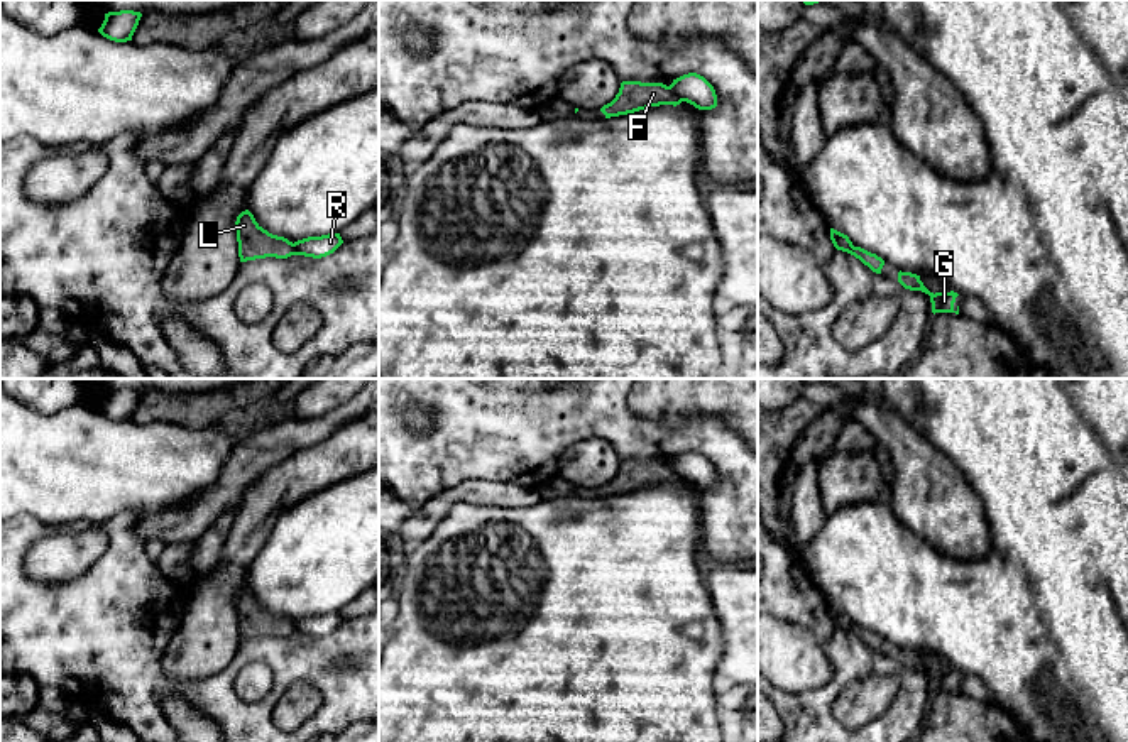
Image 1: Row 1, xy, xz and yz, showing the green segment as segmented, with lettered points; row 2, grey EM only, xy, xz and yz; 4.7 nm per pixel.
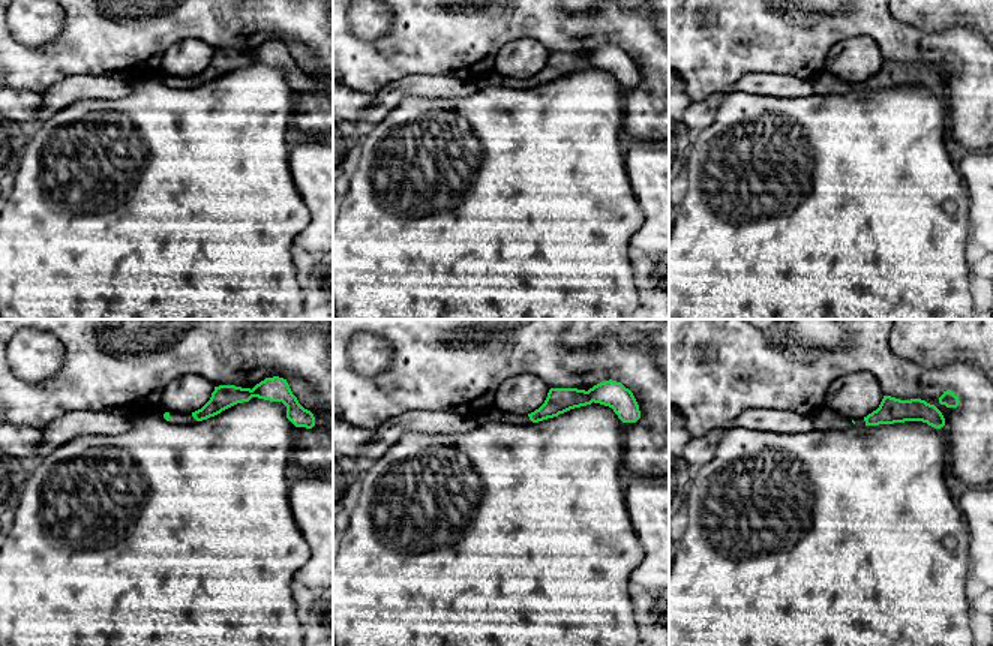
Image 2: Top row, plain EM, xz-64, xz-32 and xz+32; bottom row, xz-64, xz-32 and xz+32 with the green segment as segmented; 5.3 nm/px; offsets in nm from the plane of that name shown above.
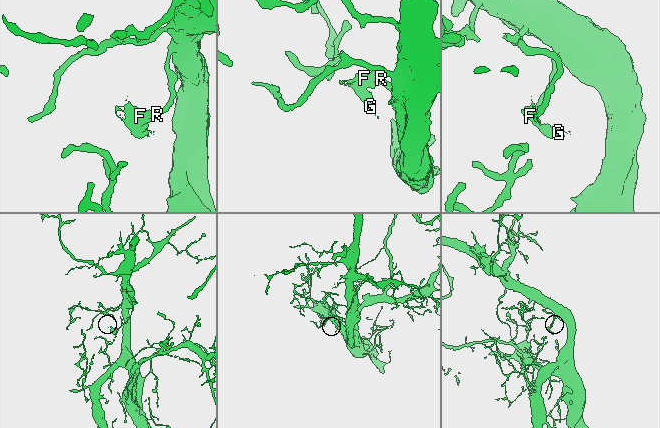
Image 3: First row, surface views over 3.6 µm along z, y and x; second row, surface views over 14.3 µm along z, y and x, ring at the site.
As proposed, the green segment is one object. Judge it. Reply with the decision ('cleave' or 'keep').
cleave

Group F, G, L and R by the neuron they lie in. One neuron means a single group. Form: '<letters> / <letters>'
F G L / R

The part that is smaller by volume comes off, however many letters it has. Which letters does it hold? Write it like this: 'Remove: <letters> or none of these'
Remove: F, G, L

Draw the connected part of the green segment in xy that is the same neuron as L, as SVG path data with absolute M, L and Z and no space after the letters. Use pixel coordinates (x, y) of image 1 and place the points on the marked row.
M249 210L237 216L235 230L240 262L266 257L287 259L291 255L299 255L293 242L264 230Z

